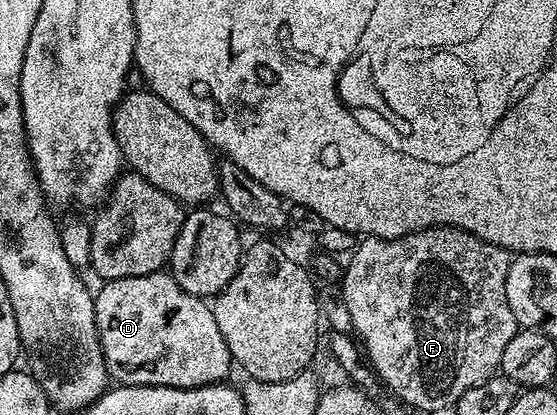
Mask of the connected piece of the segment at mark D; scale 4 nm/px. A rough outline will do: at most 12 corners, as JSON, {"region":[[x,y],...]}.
{"region":[[171,273],[94,295],[117,383],[193,390],[234,370],[211,305]]}

